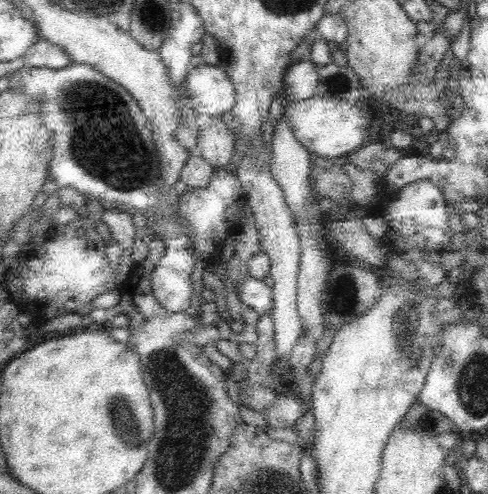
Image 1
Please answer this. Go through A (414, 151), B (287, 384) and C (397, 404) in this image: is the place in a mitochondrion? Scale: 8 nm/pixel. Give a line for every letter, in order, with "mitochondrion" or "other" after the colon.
A: other
B: other
C: other

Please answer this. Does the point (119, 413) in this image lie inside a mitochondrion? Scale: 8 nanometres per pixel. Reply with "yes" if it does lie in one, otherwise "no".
yes

